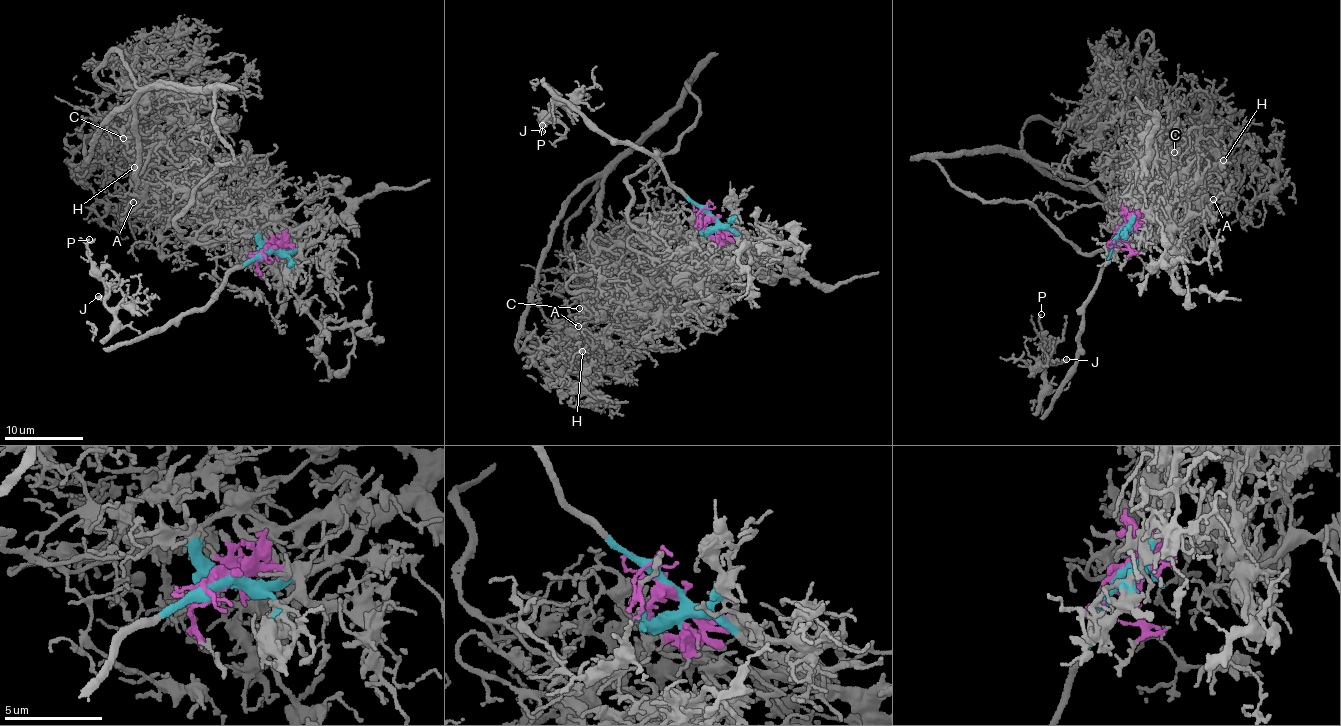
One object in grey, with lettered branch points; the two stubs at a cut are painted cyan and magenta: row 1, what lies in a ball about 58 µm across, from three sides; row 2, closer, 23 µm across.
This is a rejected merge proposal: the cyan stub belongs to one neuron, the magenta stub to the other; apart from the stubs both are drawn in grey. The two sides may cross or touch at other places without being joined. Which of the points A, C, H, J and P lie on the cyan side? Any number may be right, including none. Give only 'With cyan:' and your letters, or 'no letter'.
With cyan: J, P

